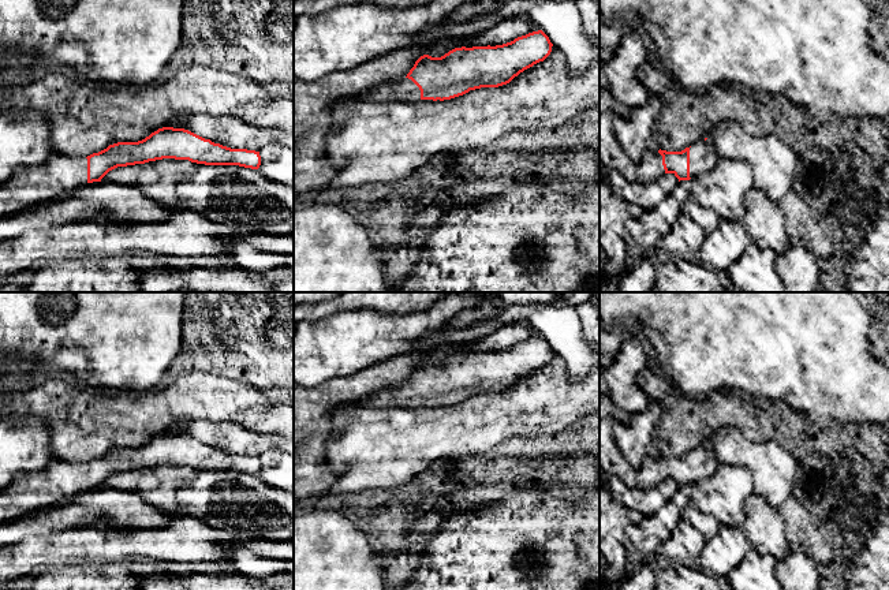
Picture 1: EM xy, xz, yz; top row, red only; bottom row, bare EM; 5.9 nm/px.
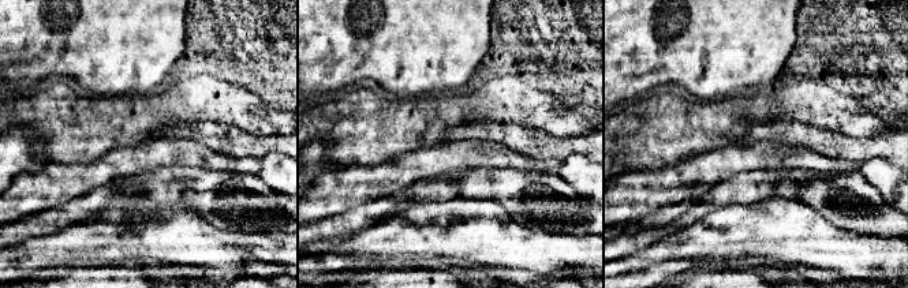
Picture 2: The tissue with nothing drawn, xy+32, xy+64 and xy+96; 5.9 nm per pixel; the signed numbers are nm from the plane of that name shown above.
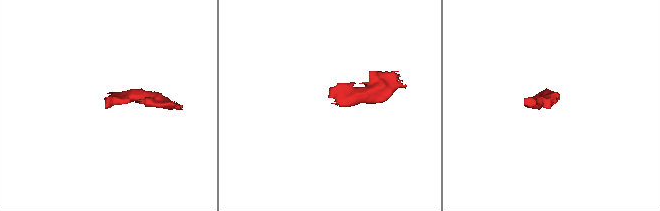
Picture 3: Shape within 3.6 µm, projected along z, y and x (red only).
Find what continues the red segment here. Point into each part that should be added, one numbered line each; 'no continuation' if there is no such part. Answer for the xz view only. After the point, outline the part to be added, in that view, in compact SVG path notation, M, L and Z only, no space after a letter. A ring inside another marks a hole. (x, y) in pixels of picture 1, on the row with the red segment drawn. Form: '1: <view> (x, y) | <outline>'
1: xz (404, 89) | M401 78L389 85L377 86L361 94L354 101L417 101L421 100L419 87L408 78Z

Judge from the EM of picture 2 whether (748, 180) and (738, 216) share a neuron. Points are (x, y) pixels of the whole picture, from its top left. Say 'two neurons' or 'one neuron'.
two neurons

